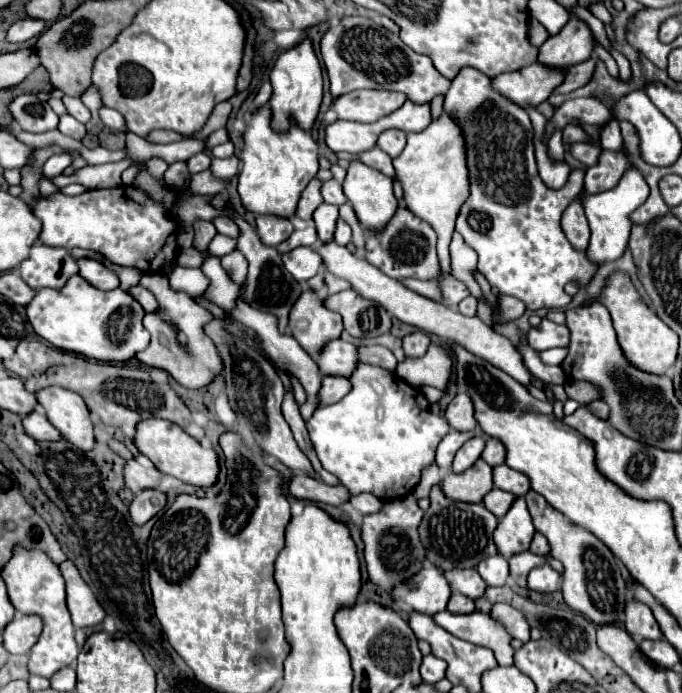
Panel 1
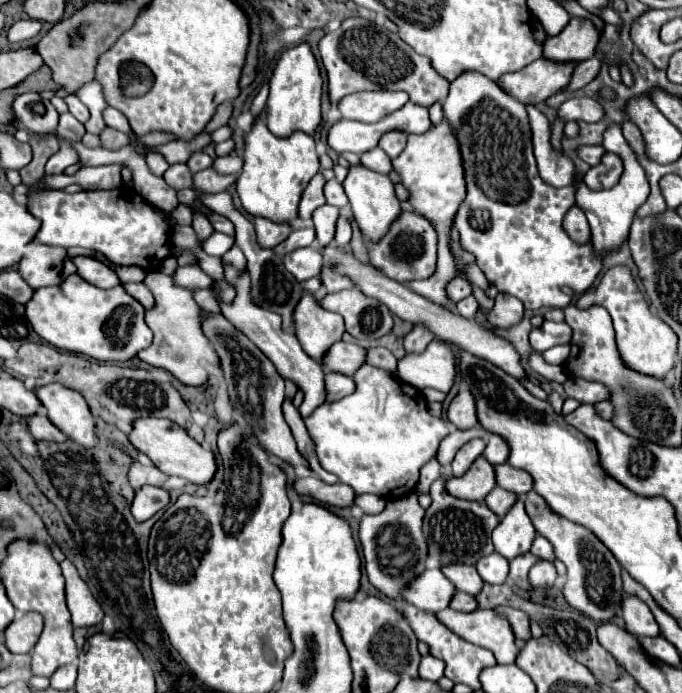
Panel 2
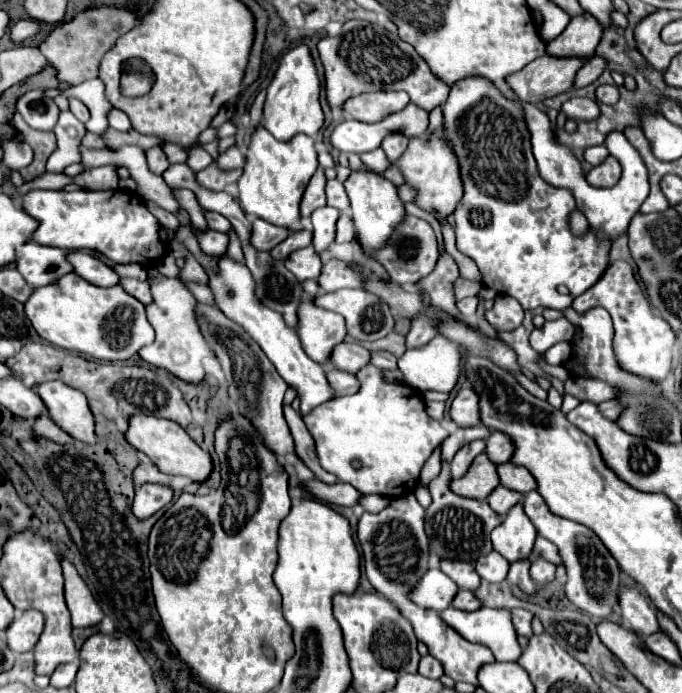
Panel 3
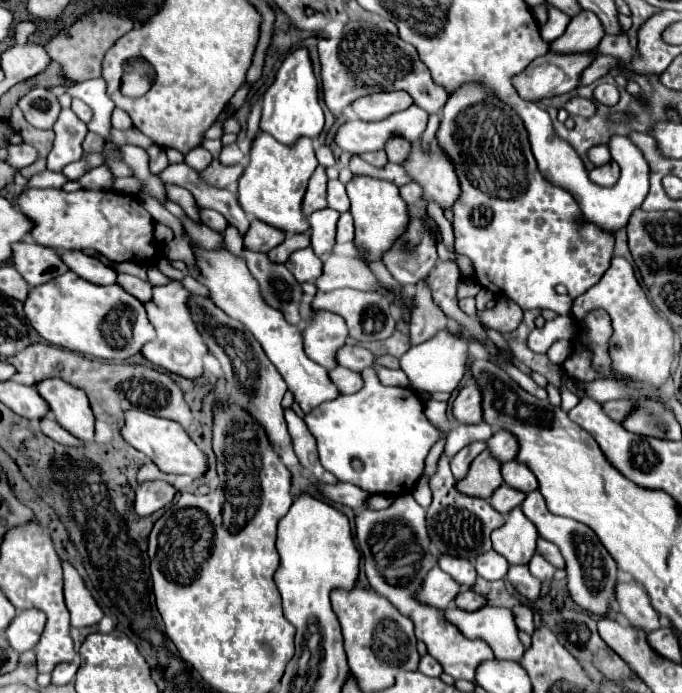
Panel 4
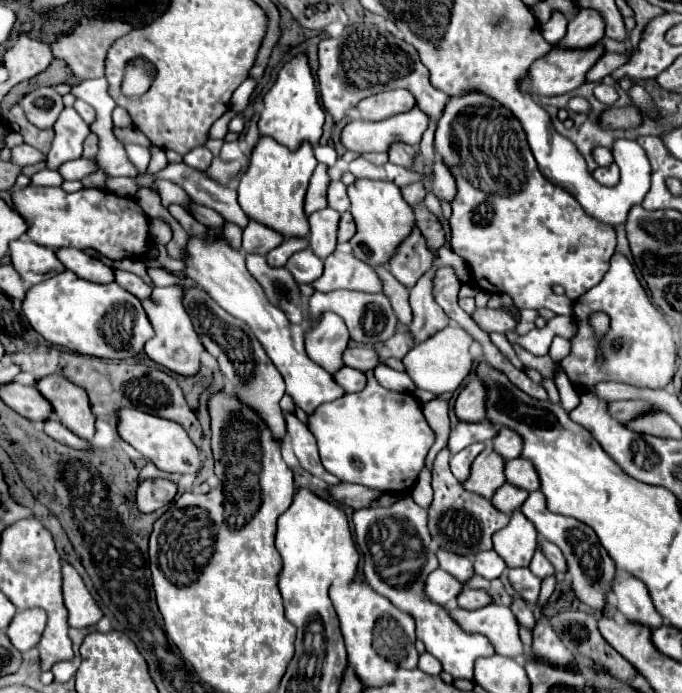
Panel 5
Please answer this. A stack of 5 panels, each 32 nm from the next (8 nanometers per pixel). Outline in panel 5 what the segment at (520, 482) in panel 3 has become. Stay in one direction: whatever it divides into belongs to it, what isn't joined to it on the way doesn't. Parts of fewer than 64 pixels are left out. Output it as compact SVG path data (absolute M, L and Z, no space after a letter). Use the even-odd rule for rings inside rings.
M522 458L508 460L504 466L504 476L506 476L508 484L512 484L512 486L516 484L516 488L522 488L526 492L540 488L540 480L536 476L534 466Z

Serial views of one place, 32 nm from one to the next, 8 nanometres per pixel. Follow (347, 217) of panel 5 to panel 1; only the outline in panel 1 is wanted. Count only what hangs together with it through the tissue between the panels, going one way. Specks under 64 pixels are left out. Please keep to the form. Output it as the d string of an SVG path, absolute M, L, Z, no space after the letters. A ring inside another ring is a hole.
M338 220L336 222L336 232L334 232L334 240L342 246L346 246L350 242L350 236L352 236L352 230L350 226L344 222L344 220Z

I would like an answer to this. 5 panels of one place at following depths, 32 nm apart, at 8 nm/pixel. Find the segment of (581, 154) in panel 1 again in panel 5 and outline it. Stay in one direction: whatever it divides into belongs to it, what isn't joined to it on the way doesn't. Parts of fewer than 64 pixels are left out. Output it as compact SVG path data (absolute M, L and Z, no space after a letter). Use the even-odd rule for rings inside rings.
M598 146L598 148L592 150L592 158L594 158L594 162L596 162L598 166L610 166L610 164L614 162L612 152L610 152L608 148L602 148L602 146Z

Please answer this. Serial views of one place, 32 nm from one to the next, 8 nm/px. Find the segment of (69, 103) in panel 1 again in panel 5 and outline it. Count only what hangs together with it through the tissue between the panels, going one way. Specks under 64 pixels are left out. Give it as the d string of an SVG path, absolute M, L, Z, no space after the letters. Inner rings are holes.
M76 100L74 102L74 108L76 108L76 112L82 116L82 120L84 122L94 122L94 108L92 106L88 106L86 102L82 102L82 100Z

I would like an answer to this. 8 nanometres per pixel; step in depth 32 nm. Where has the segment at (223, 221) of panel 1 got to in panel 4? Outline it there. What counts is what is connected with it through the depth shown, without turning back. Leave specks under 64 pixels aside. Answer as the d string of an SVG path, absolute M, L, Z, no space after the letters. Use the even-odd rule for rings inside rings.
M200 210L200 216L202 216L202 222L216 232L224 232L228 228L228 222L214 210Z

